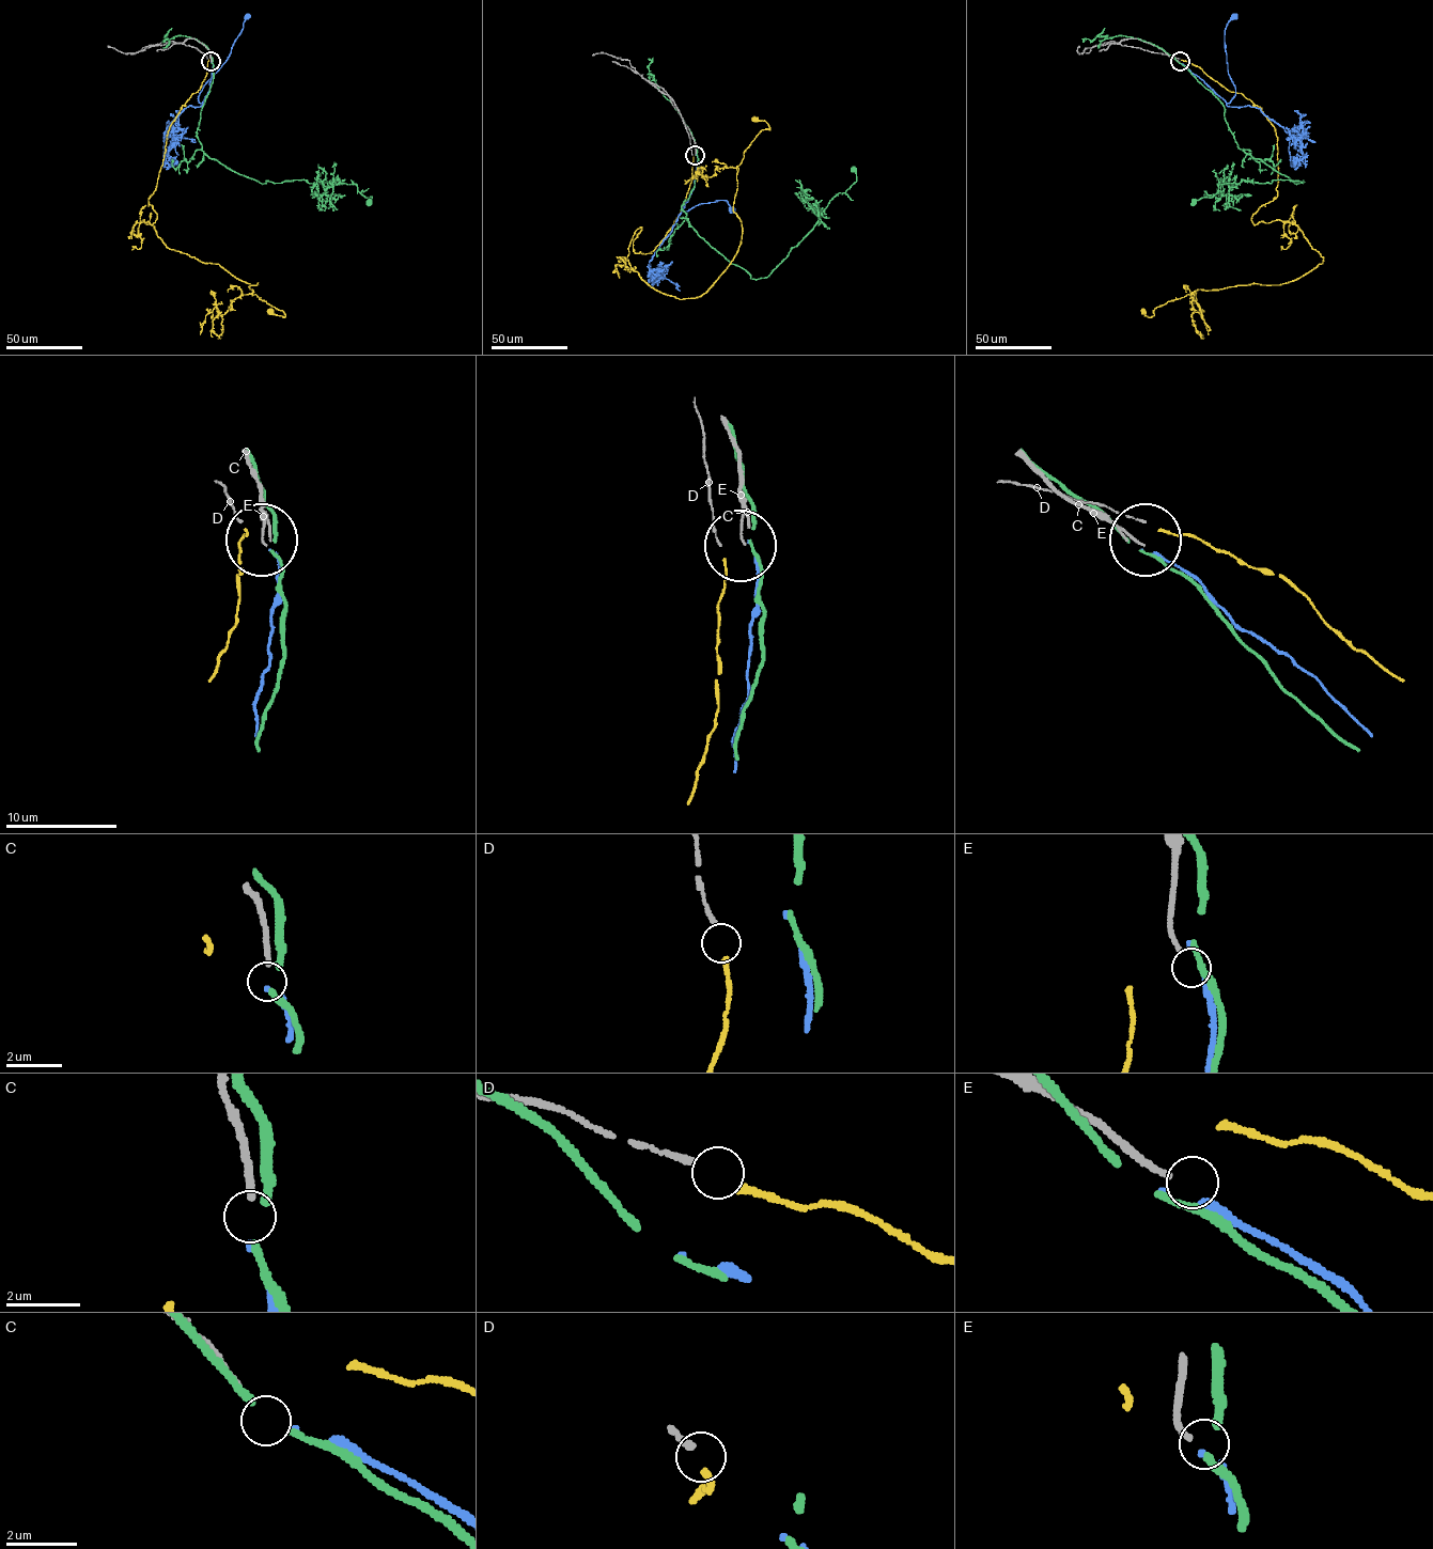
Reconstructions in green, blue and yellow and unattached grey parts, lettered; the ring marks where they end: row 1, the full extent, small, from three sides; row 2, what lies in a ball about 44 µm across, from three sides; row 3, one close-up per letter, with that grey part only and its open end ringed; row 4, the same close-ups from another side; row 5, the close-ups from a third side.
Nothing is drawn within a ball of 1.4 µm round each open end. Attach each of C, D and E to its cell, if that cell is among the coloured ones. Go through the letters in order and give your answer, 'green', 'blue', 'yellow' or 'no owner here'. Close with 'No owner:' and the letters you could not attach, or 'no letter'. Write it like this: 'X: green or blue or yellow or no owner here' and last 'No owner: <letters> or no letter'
C: blue
D: yellow
E: no owner here
No owner: E

